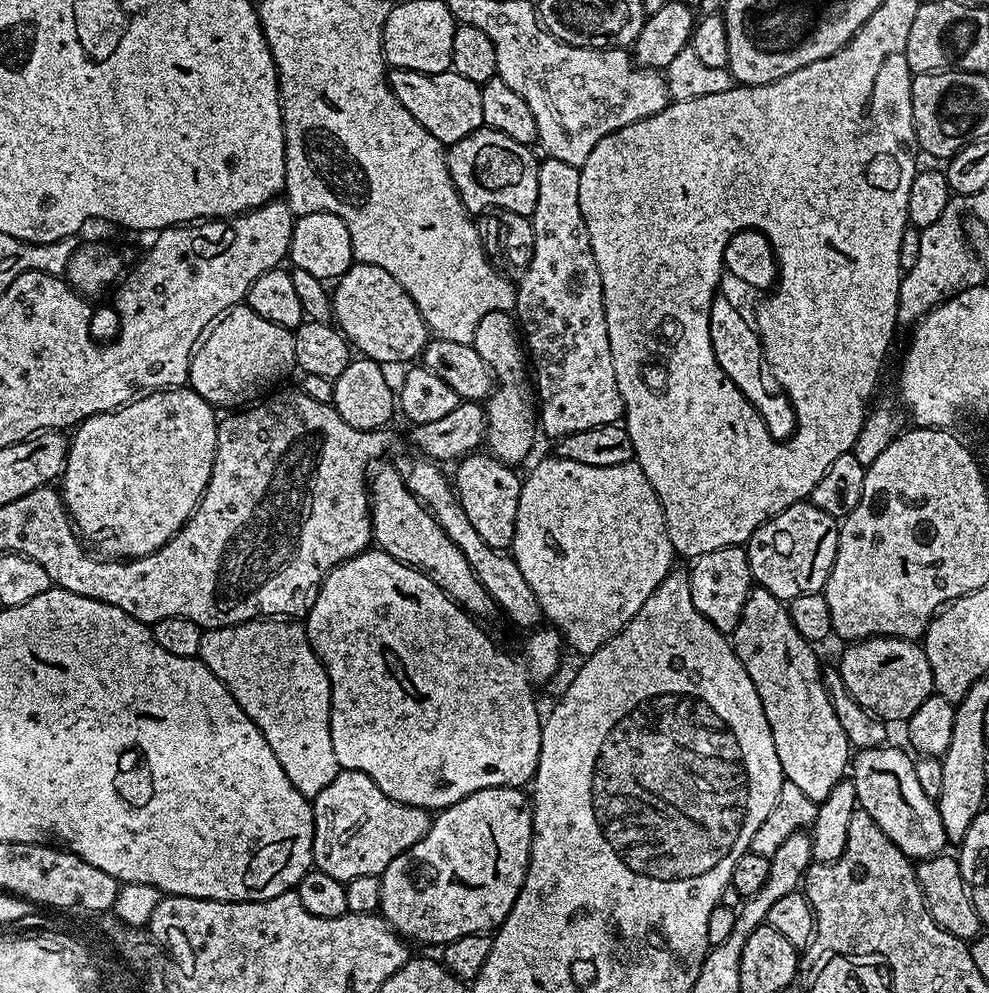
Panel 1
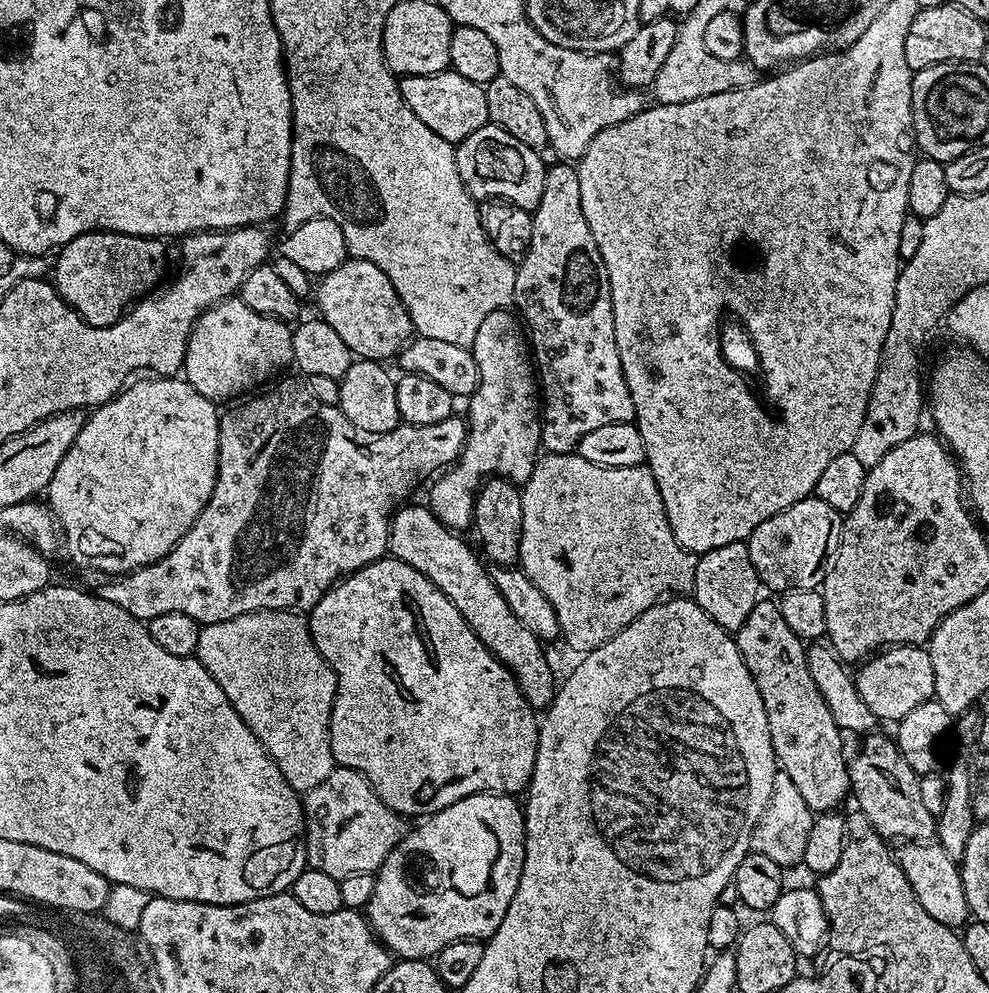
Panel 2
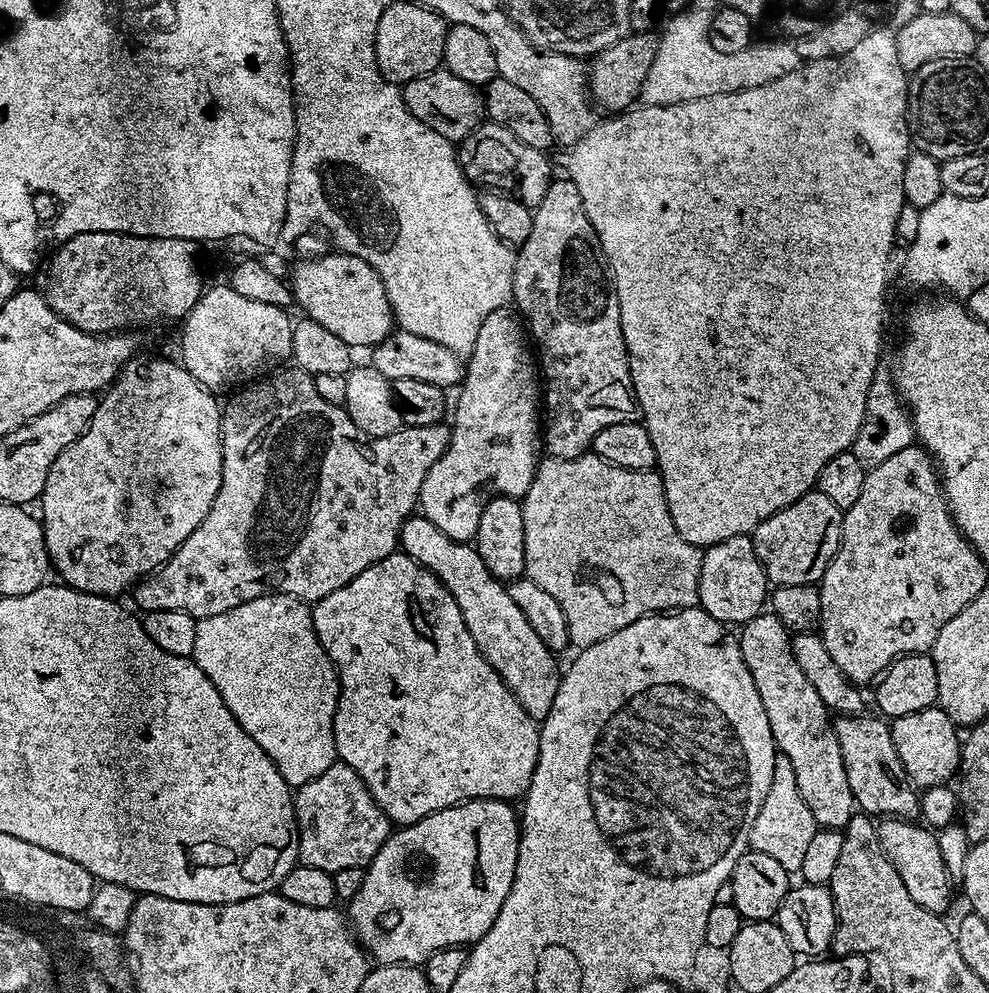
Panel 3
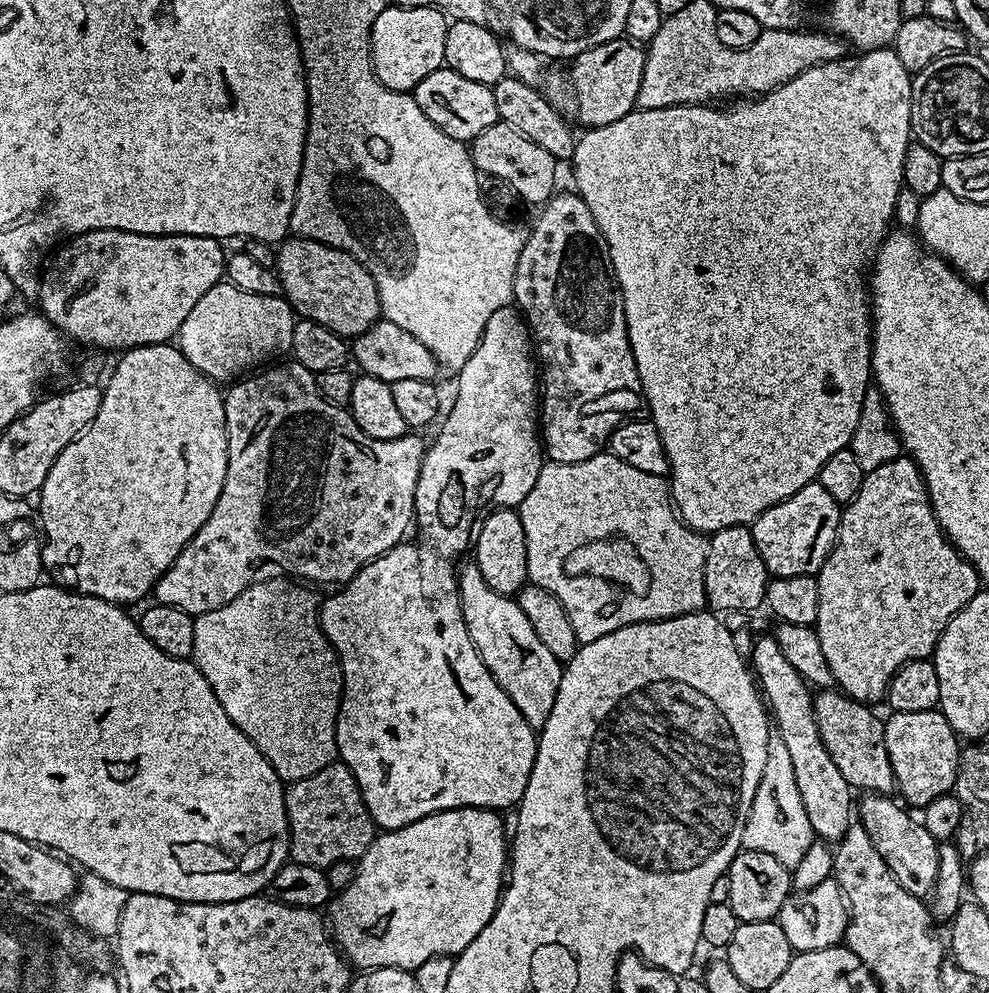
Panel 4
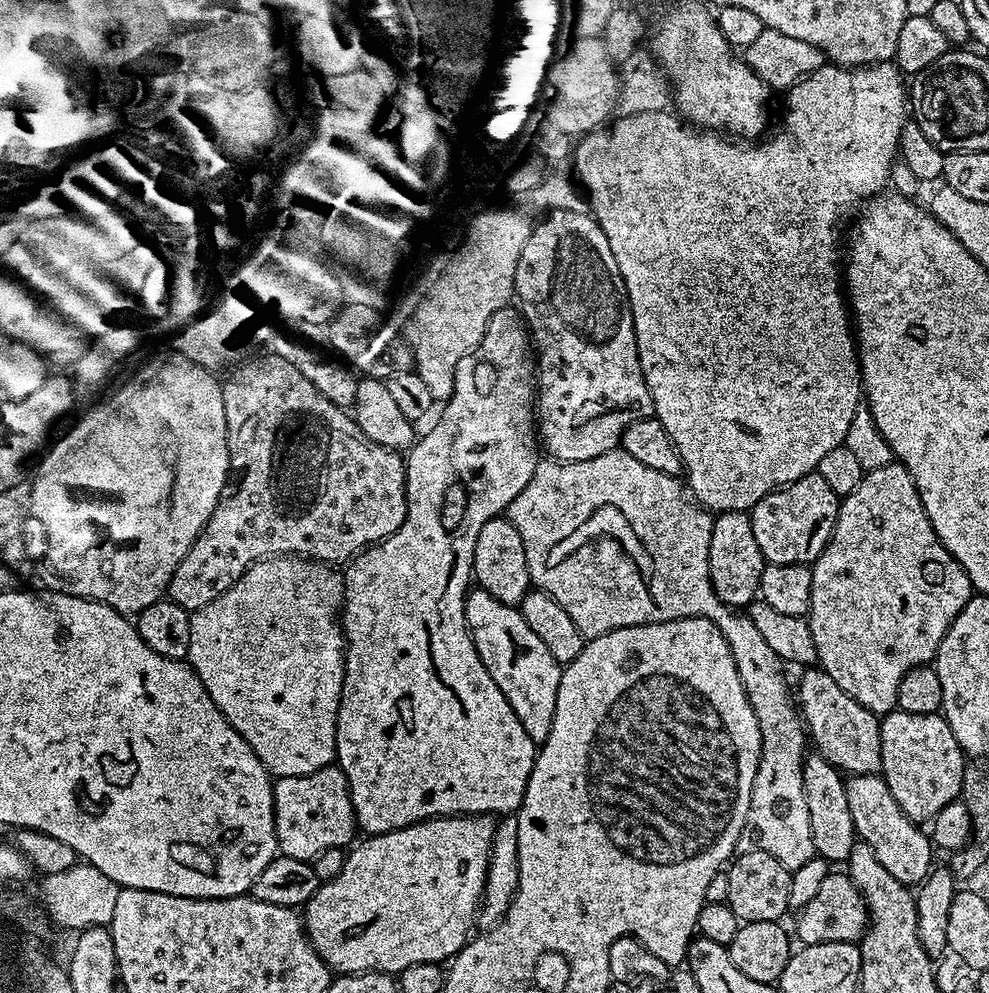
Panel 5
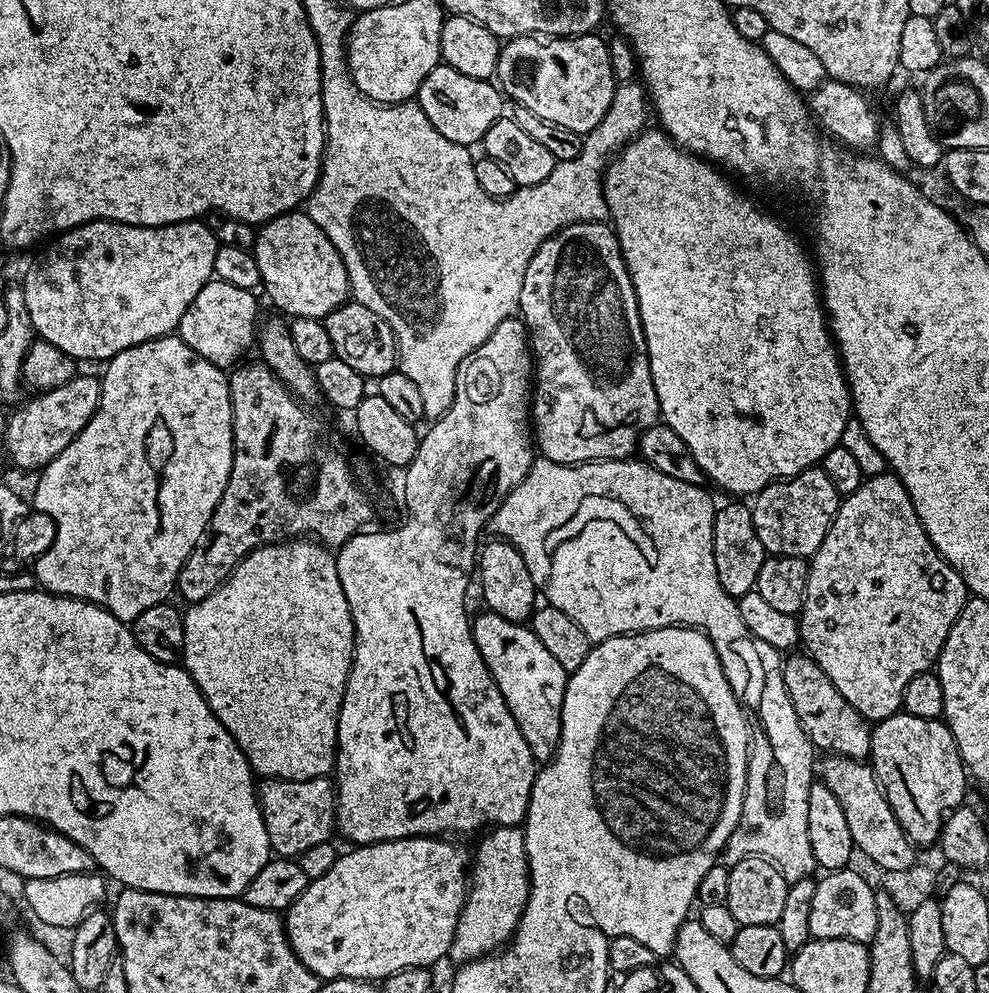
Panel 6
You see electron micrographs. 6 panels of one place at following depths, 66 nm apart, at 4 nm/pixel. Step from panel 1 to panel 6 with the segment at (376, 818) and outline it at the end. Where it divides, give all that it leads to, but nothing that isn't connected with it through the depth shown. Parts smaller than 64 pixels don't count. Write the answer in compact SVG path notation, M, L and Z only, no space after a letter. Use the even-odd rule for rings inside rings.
M328 776L305 780L261 779L258 784L260 813L266 822L273 853L297 858L318 843L331 841L336 827L336 789Z

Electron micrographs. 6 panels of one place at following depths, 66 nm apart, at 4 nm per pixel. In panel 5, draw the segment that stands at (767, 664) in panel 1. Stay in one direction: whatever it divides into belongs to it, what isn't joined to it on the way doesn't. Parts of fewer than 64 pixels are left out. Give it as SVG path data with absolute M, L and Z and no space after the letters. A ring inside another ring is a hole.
M808 754L804 758L804 797L806 810L810 814L810 834L816 847L816 856L829 862L847 861L853 846L858 842L854 820L850 818L850 804L846 802L845 777L819 754Z

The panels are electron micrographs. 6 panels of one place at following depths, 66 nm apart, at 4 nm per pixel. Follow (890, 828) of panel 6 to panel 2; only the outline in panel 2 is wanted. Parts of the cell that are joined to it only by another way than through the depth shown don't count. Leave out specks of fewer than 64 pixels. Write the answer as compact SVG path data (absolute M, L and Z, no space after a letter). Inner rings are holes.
M904 842L895 849L894 855L898 866L902 866L902 874L906 874L906 882L910 882L910 890L914 890L918 902L922 902L922 910L926 910L926 914L930 914L934 922L942 922L947 928L953 930L963 929L969 923L970 913L966 902L966 890L962 886L960 877L959 863L954 858L950 858L940 844L937 842Z

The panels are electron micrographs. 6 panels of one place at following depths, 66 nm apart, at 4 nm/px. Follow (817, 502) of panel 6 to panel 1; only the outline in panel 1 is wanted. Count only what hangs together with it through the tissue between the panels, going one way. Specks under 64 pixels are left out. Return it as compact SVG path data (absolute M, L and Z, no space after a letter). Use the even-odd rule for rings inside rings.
M801 502L782 510L748 539L746 551L753 581L774 594L781 602L798 598L798 594L821 591L828 581L838 550L840 524L837 517L818 510L810 502Z

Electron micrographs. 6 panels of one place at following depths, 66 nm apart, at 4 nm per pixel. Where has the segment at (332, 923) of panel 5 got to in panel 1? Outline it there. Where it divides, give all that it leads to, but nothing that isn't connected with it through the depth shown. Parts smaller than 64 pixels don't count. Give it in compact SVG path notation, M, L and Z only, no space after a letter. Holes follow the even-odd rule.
M487 788L462 798L457 804L437 811L432 821L432 829L421 840L414 842L414 846L410 846L410 850L398 854L398 858L394 858L390 862L390 866L386 866L386 870L380 876L382 894L380 895L379 915L383 916L384 921L390 925L393 932L403 936L405 941L417 940L420 944L443 946L454 942L454 938L462 938L466 934L491 933L499 928L502 921L510 914L510 910L522 890L528 869L532 837L532 802L529 793L524 788Z

